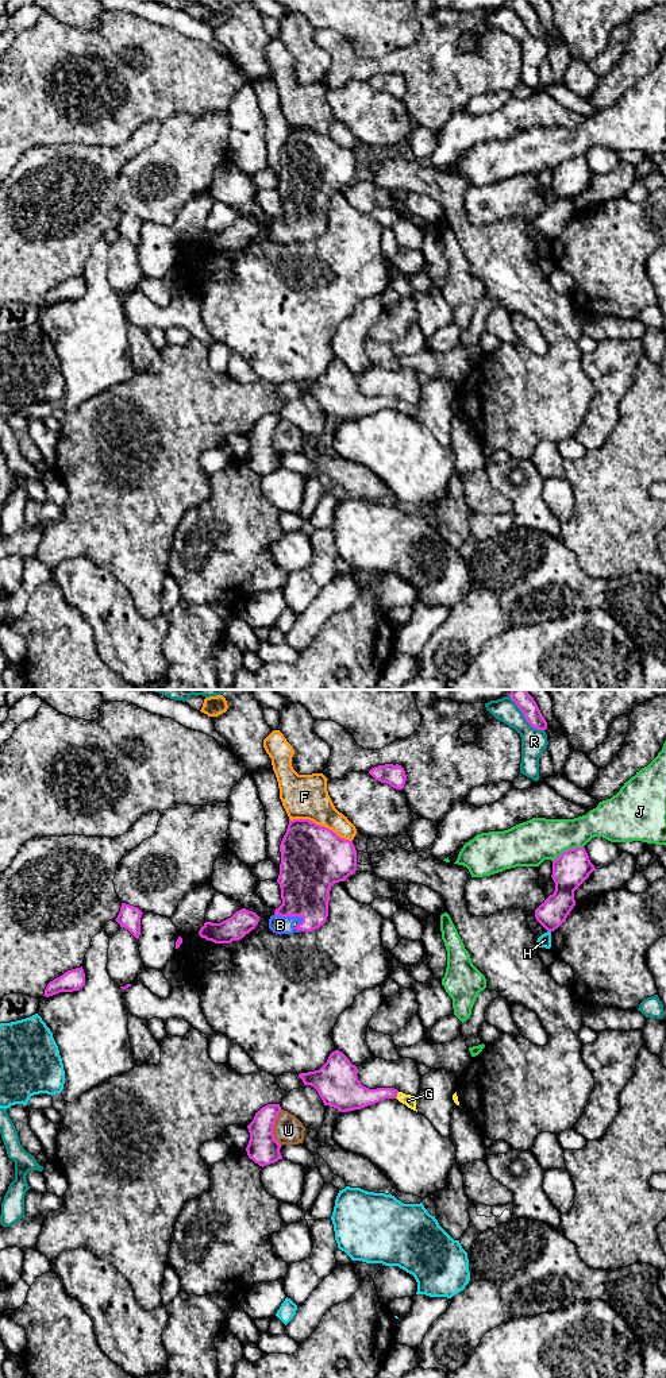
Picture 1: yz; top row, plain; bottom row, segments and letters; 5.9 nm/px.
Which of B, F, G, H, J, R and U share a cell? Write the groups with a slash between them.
B G / F H J / R / U

